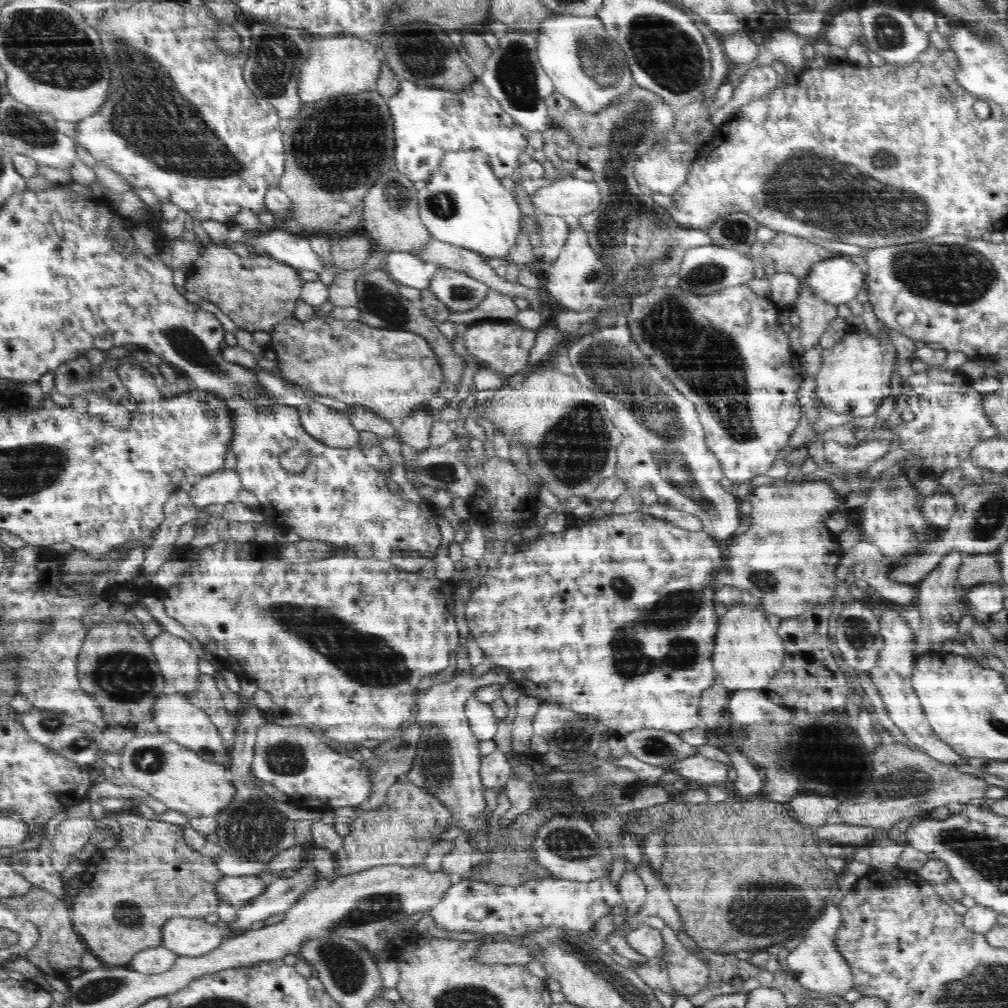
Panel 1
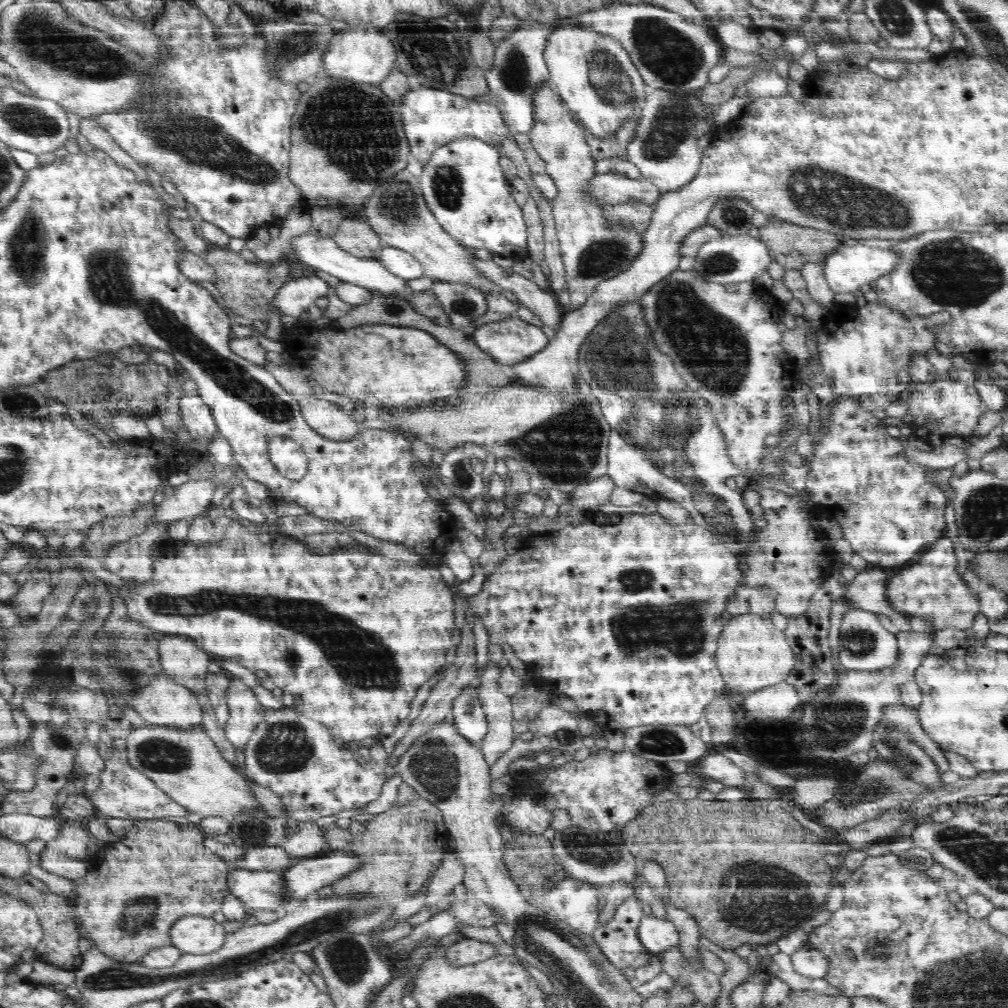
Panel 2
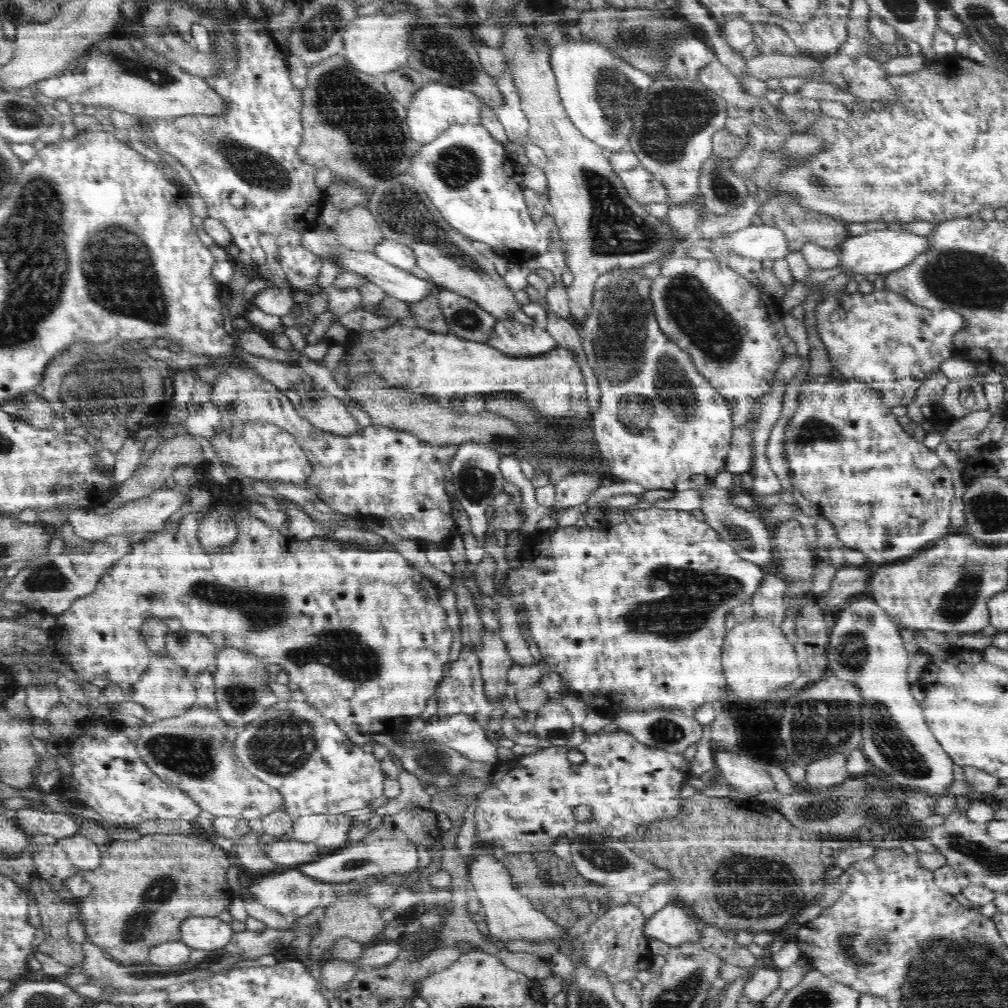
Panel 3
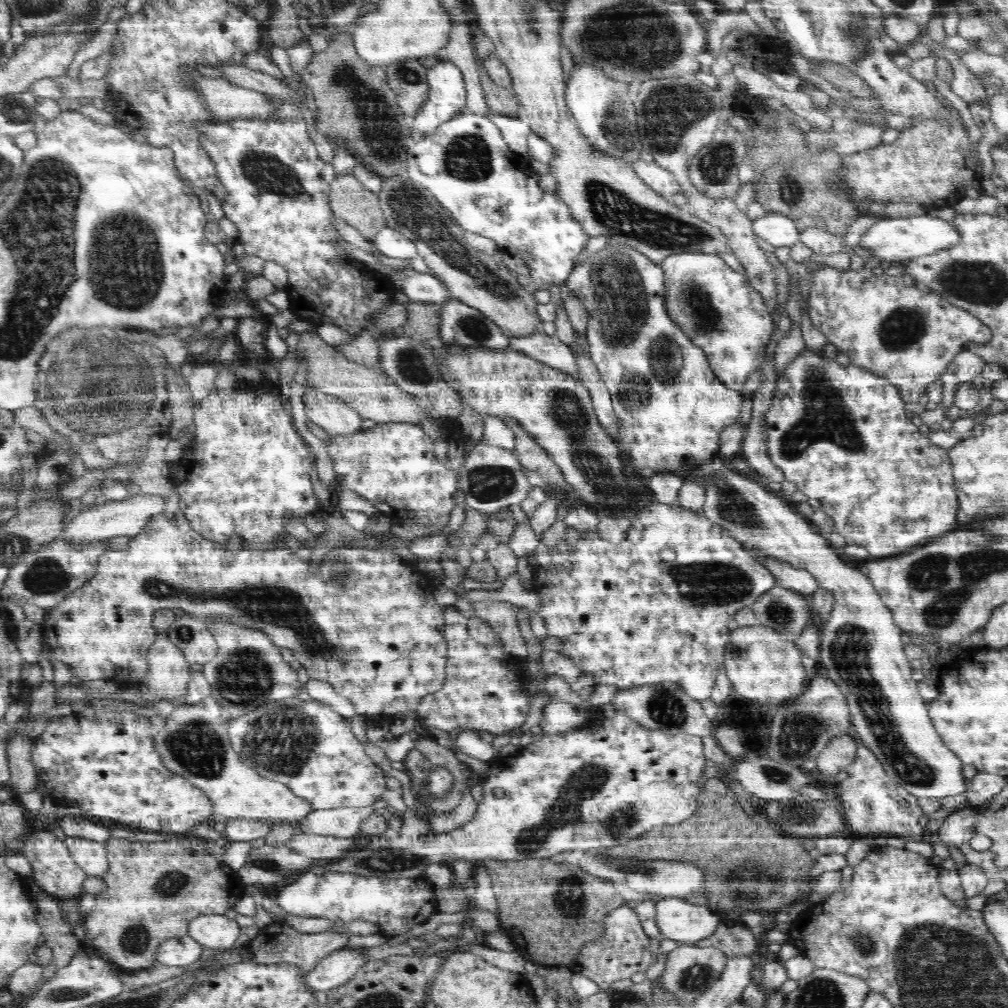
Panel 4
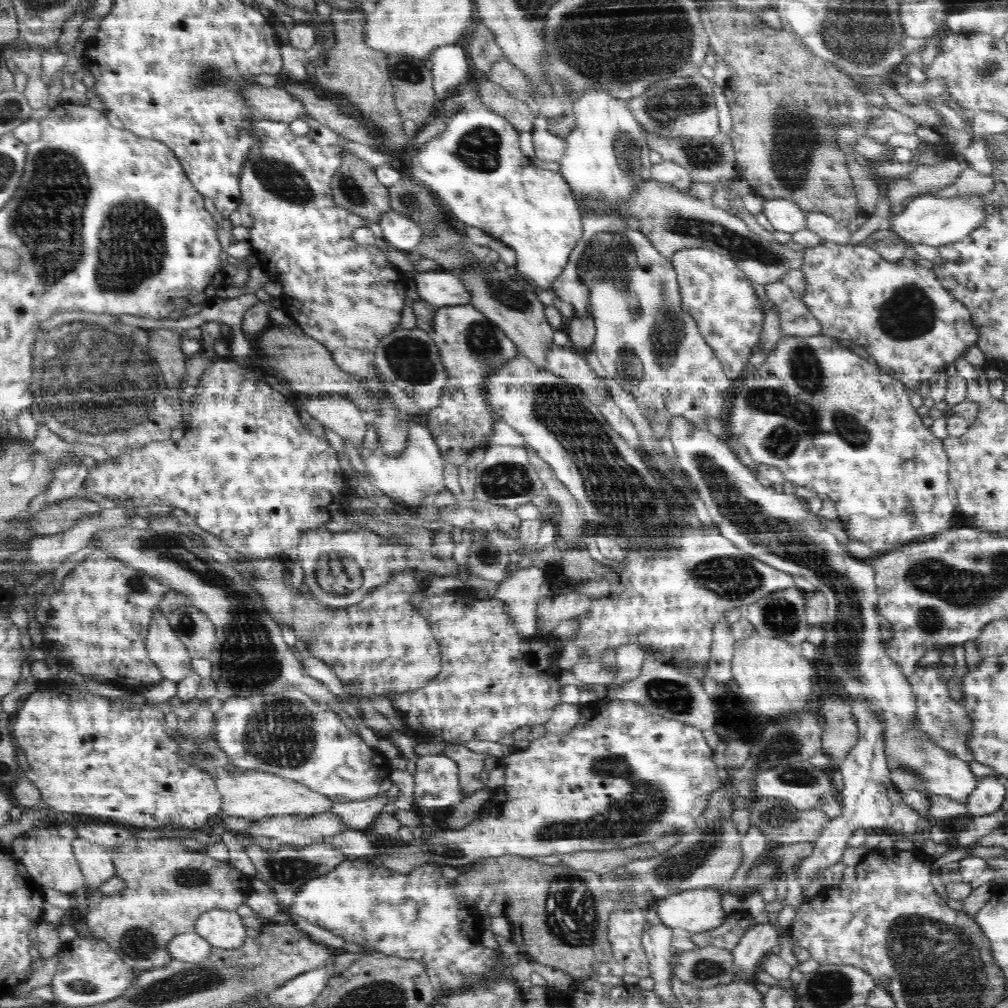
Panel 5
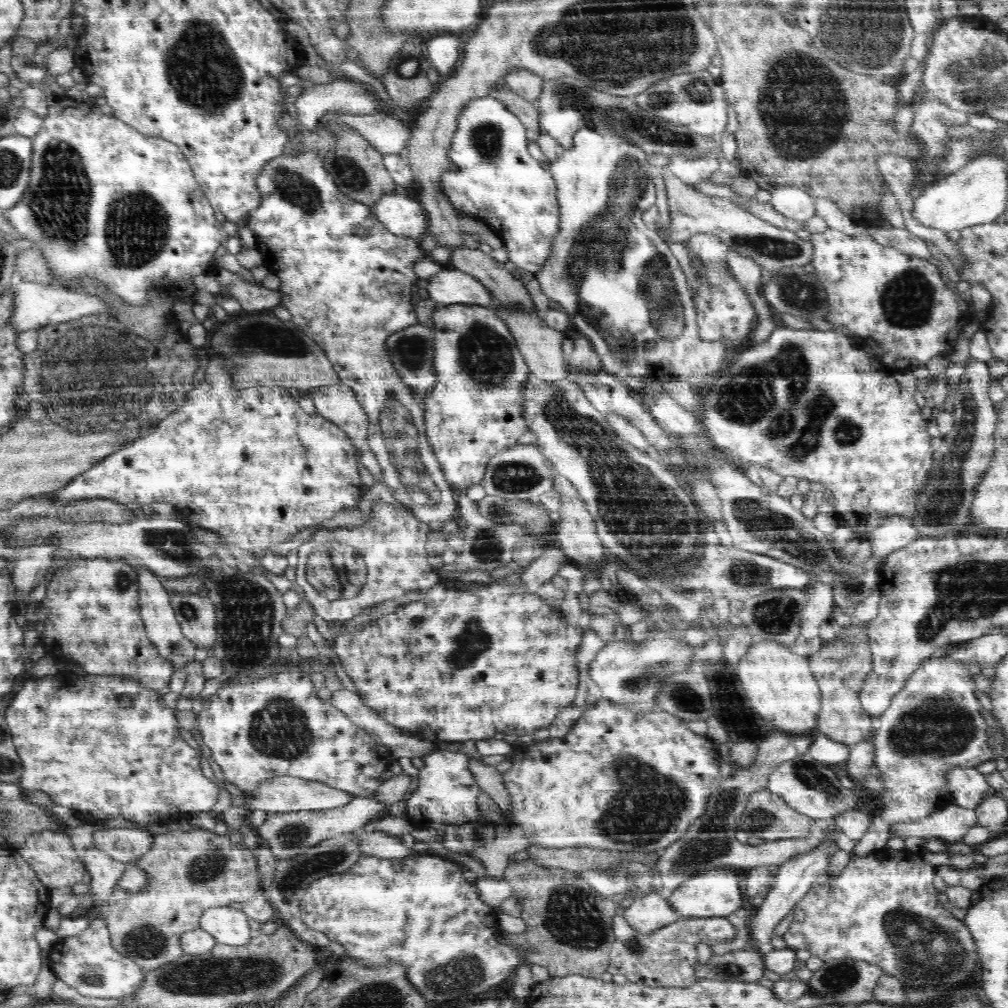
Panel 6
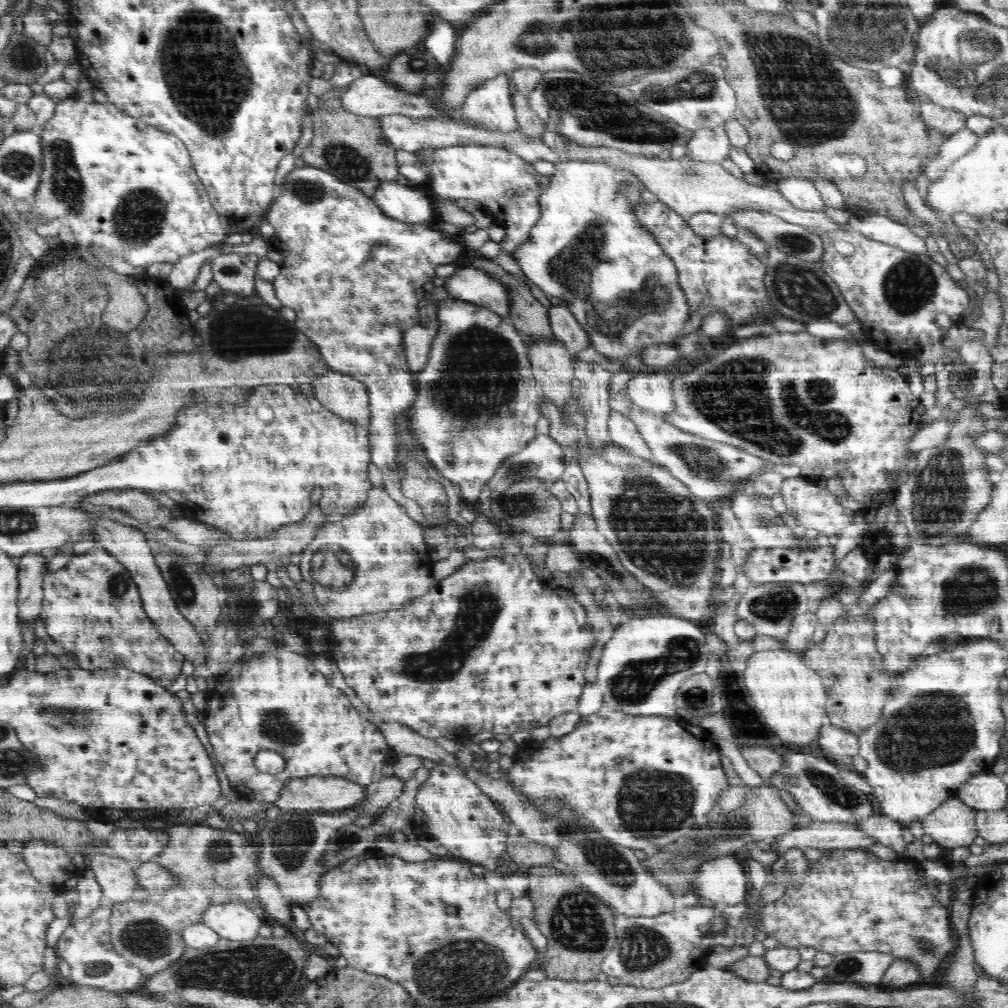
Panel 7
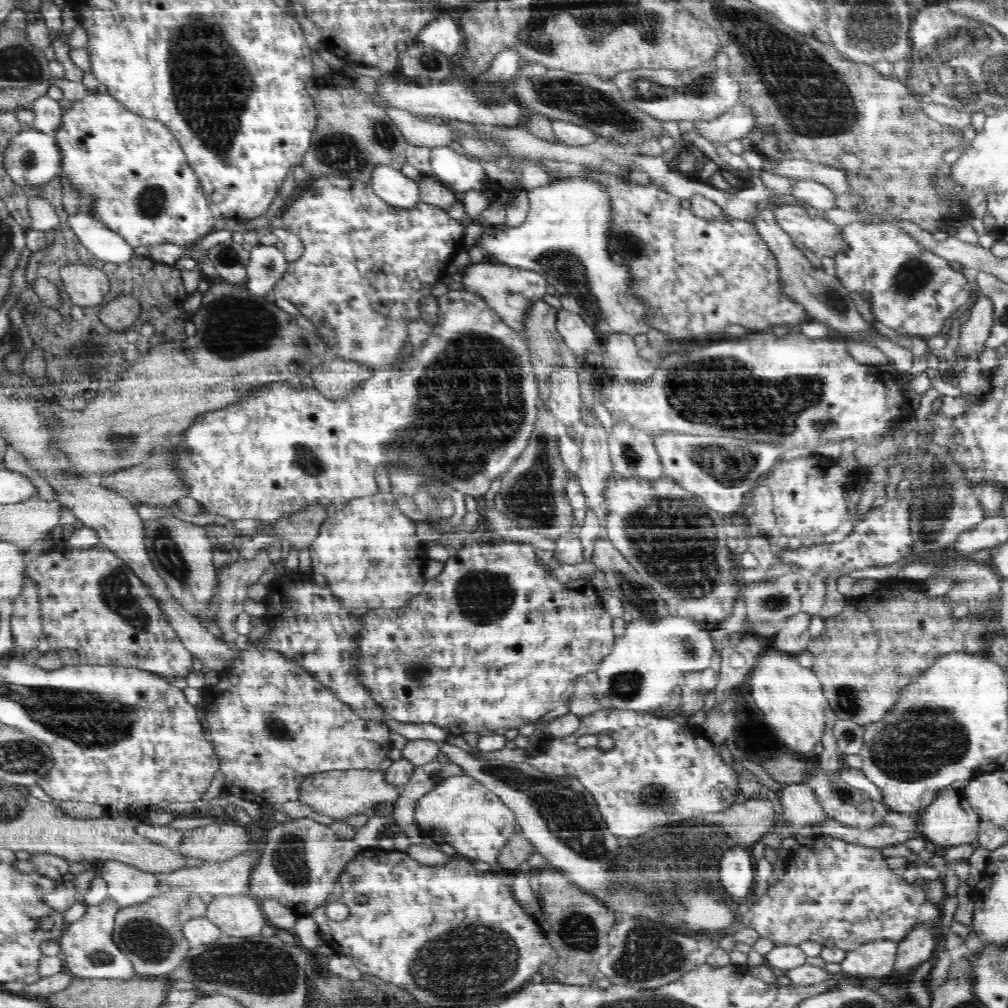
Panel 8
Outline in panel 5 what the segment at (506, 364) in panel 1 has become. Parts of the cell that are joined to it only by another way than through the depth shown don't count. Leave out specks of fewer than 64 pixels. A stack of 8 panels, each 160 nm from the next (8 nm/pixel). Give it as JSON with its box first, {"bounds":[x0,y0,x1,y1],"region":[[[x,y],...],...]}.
{"bounds":[545,343,610,406],"region":[[[552,343],[545,354],[547,370],[557,374],[582,389],[582,392],[596,406],[610,397],[603,377],[598,376],[587,360],[570,346],[562,347]]]}

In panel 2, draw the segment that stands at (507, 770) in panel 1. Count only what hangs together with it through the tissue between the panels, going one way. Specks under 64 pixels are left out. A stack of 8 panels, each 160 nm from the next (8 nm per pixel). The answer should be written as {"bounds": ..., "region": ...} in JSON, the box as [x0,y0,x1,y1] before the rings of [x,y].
{"bounds":[478,659,517,766],"region":[[[490,659],[486,667],[480,674],[478,696],[480,703],[482,703],[482,709],[486,713],[488,732],[478,745],[489,766],[494,766],[496,760],[512,748],[512,741],[517,735],[517,728],[512,728],[511,698],[500,692],[498,688],[502,669]]]}

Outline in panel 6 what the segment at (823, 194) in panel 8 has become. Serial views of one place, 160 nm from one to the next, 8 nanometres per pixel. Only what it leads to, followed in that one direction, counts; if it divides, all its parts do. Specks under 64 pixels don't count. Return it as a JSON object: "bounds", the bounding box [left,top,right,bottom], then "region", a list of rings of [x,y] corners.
{"bounds":[770,185,815,222],"region":[[[783,185],[773,189],[771,193],[770,205],[782,216],[796,222],[806,222],[815,215],[815,200],[802,189]]]}

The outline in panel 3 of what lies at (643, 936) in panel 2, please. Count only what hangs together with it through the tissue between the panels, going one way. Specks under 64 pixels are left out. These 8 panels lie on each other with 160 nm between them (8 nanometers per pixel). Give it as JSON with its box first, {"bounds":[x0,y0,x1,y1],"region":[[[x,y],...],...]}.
{"bounds":[644,900,701,947],"region":[[[672,900],[646,921],[644,934],[649,941],[653,938],[675,947],[683,942],[696,942],[701,937],[701,923],[695,915]]]}

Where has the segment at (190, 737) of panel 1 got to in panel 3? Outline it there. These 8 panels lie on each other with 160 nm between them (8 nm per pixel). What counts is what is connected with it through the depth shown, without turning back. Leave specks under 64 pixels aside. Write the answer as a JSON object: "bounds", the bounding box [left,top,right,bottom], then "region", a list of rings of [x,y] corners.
{"bounds":[130,652,196,720],"region":[[[161,652],[152,655],[150,663],[145,674],[142,674],[140,680],[134,684],[136,694],[132,694],[130,702],[142,704],[148,714],[152,714],[156,720],[180,716],[196,704],[196,689],[193,682],[186,675],[186,671],[176,665],[169,654]]]}

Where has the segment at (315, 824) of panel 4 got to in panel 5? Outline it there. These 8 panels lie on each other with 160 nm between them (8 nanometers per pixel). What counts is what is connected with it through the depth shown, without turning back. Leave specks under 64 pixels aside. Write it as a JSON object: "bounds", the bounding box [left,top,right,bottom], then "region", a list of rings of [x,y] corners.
{"bounds":[328,793,387,830],"region":[[[379,793],[364,800],[338,801],[329,808],[328,812],[336,815],[350,830],[364,830],[382,813],[387,800],[386,793]]]}

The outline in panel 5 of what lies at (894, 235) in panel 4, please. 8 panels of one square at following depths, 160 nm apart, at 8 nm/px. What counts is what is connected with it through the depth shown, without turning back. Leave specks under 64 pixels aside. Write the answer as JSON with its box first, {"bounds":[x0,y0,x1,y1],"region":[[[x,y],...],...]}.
{"bounds":[888,192,988,246],"region":[[[934,192],[923,193],[922,195],[914,196],[907,200],[904,210],[897,215],[892,215],[888,228],[892,230],[895,236],[910,245],[925,244],[926,246],[944,246],[966,238],[970,234],[970,231],[980,226],[980,223],[986,218],[985,210],[987,208],[988,206],[984,203],[984,195],[967,195],[944,200],[936,197]]]}

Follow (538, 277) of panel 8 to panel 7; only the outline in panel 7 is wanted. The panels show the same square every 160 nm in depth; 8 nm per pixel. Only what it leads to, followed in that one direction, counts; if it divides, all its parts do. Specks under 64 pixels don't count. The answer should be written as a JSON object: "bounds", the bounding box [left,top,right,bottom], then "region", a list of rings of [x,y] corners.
{"bounds":[444,266,510,318],"region":[[[466,266],[457,269],[444,281],[450,298],[474,303],[507,318],[510,299],[507,286],[502,280],[493,278],[484,270]]]}

